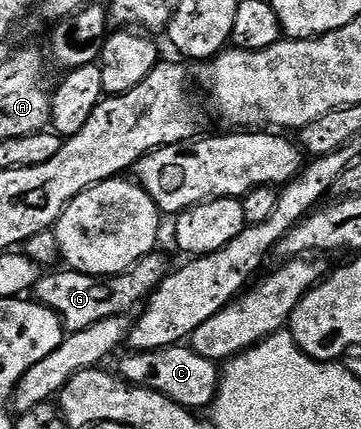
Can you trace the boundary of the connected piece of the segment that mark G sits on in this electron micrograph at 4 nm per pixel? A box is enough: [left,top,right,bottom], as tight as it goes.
[33,251,169,333]

